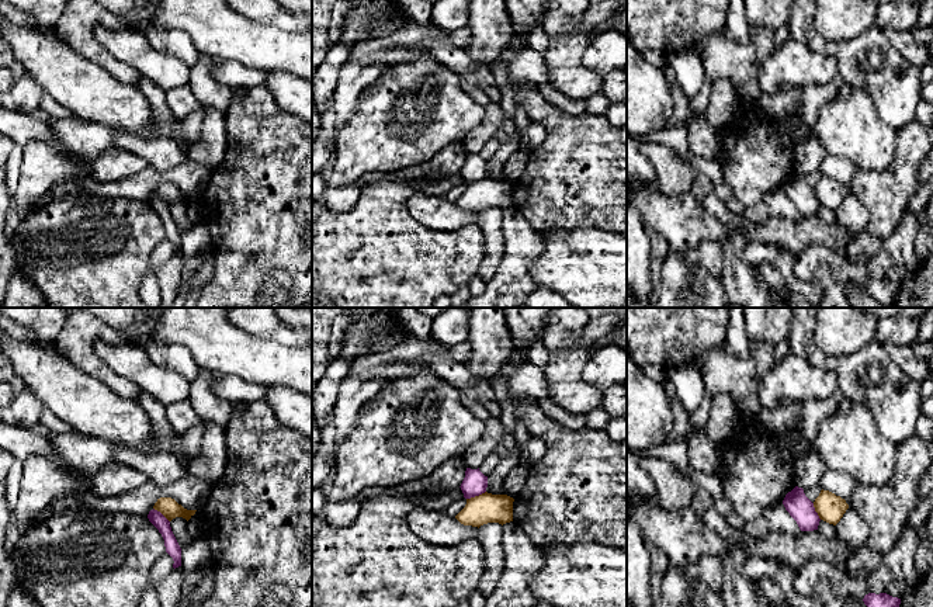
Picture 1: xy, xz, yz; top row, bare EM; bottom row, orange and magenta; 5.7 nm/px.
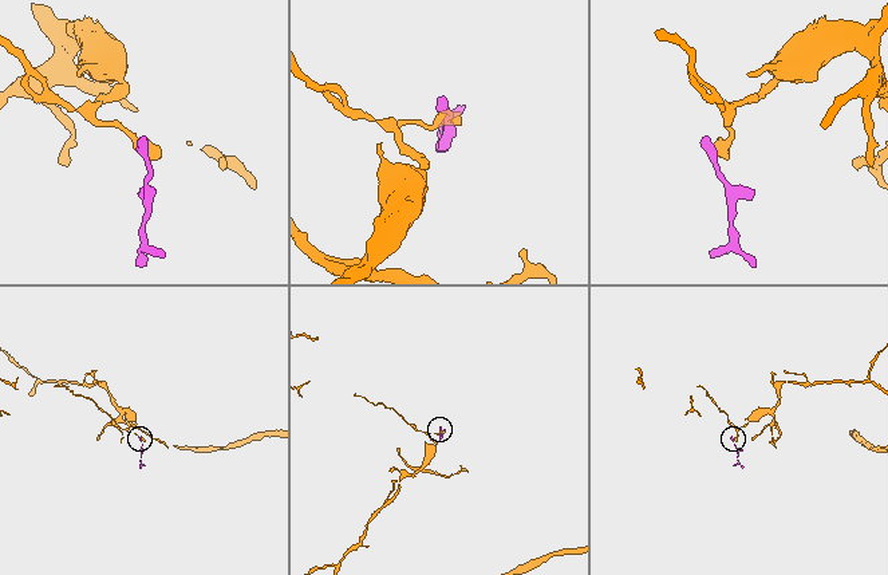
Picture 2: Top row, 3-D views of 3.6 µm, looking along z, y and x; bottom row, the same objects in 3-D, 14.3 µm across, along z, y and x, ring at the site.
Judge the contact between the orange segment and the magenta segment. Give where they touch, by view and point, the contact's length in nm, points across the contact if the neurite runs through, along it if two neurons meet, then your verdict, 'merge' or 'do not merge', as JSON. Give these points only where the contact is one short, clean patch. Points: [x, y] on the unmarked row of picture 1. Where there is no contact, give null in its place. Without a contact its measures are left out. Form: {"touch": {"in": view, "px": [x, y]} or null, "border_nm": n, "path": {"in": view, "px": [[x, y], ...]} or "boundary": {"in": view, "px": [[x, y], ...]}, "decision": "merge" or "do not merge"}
{"touch": {"in": "xz", "px": [475, 181]}, "border_nm": 120, "boundary": {"in": "xz", "px": [[485, 176], [467, 184]]}, "decision": "do not merge"}

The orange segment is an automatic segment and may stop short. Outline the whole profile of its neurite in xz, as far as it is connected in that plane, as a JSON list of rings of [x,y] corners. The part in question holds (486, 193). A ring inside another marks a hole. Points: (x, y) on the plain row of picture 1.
[[[482,178],[466,184],[465,192],[455,201],[464,211],[481,212],[488,208],[506,209],[513,207],[513,187],[507,180]]]

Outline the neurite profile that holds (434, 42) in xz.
[[[409,20],[405,27],[393,34],[381,38],[361,41],[351,48],[350,58],[364,58],[385,48],[396,45],[420,46],[426,55],[433,56],[462,81],[478,86],[492,103],[502,98],[500,89],[489,66],[475,62],[465,49],[448,41],[448,31],[429,24],[417,24]]]

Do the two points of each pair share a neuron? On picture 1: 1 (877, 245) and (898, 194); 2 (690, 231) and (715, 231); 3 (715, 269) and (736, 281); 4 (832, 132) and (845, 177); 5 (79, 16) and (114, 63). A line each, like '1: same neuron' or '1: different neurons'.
1: different neurons
2: same neuron
3: different neurons
4: different neurons
5: same neuron

